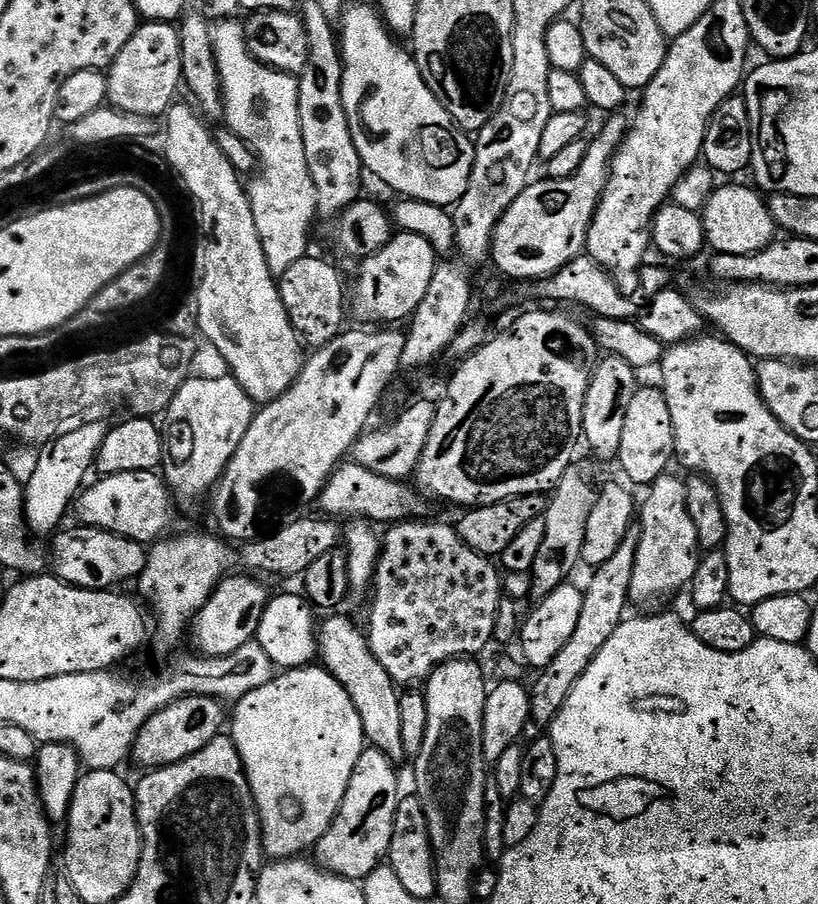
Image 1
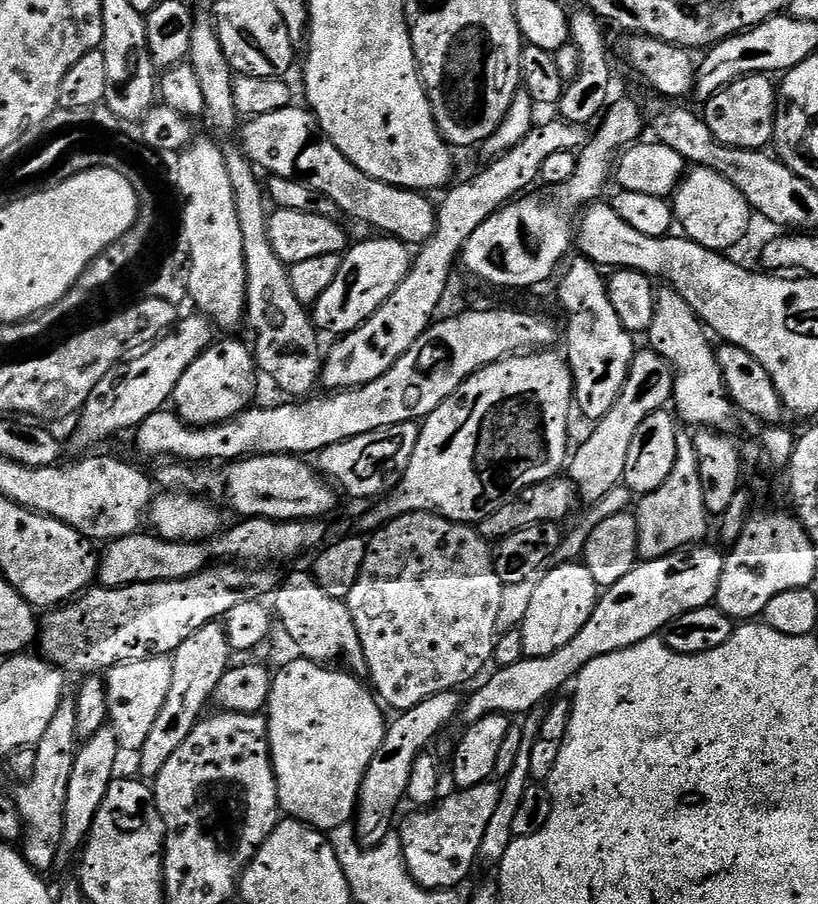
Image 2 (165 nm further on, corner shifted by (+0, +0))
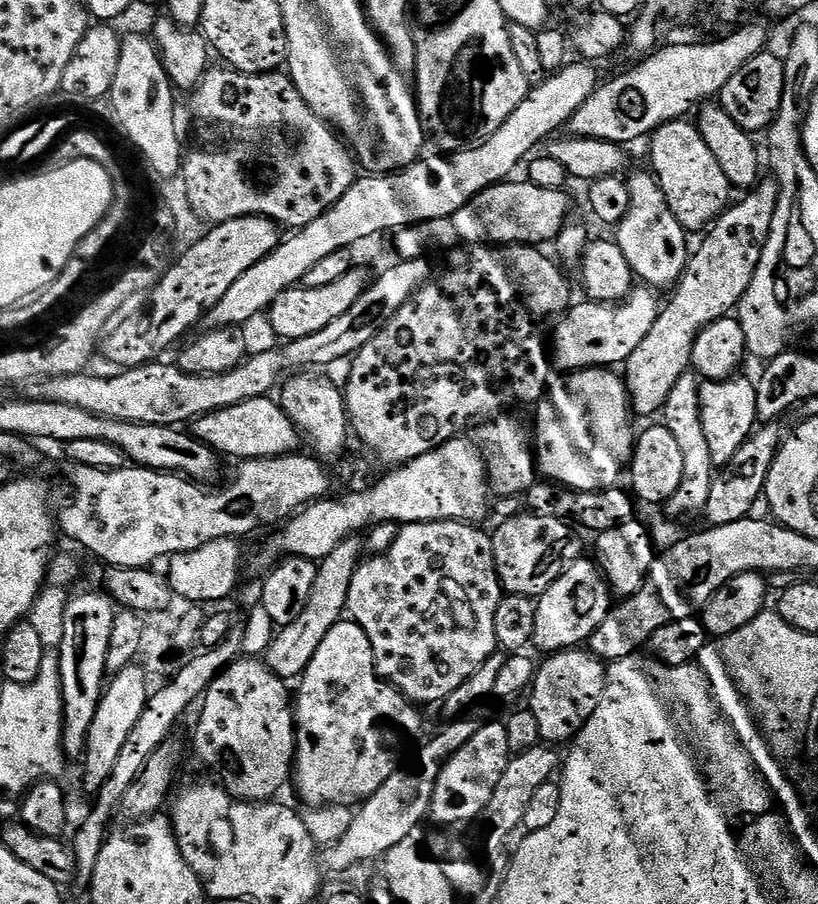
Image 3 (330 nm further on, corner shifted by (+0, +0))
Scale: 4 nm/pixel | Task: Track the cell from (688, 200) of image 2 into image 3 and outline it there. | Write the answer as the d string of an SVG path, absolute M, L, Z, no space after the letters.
M684 118L671 120L652 133L650 168L656 181L660 183L664 200L670 206L674 218L678 218L685 232L695 234L700 231L703 233L720 219L724 209L729 207L733 199L734 189L729 184L726 174L722 174L718 158L710 154L710 146L706 146L699 127L695 123L687 122Z

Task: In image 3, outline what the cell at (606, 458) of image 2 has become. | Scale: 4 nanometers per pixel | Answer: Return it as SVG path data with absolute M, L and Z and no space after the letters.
M764 178L751 191L741 196L744 197L725 208L720 219L707 229L700 249L697 252L695 249L689 255L688 265L685 266L679 282L671 293L672 298L661 307L660 316L654 322L654 326L650 326L650 334L642 338L638 350L634 350L634 354L630 354L630 358L623 365L622 379L628 386L628 399L637 417L652 416L655 412L657 415L663 409L666 398L670 398L670 390L674 390L674 382L678 382L678 378L682 378L684 373L689 371L692 363L692 347L698 334L710 322L721 320L723 316L729 315L739 305L754 278L766 242L769 236L773 235L774 225L778 220L780 186L775 179Z

